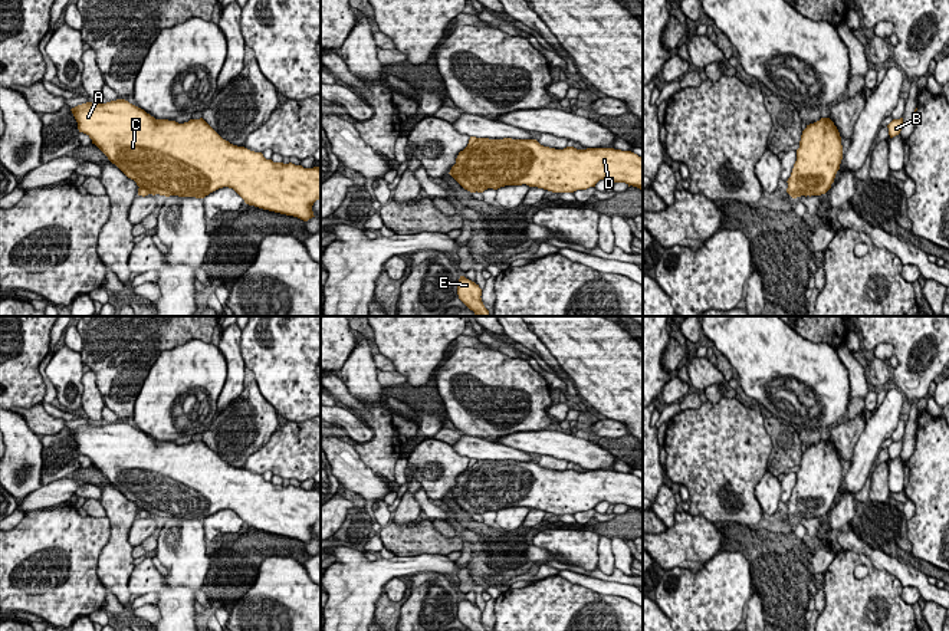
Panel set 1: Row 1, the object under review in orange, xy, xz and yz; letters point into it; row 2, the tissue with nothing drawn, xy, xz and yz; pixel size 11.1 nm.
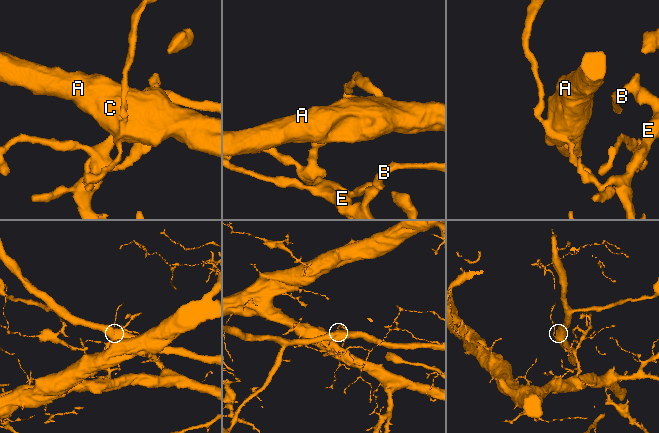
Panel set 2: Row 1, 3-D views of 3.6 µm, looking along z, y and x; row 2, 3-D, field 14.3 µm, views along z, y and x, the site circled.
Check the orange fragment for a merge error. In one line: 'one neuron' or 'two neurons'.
one neuron

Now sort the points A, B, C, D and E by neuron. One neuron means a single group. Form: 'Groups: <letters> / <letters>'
Groups: A B C D E

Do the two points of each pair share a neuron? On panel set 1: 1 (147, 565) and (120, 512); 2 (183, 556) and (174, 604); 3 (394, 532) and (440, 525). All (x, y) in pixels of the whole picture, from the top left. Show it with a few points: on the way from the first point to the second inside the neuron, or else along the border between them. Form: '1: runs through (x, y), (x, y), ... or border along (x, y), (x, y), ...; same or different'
1: border along (135, 565), (128, 581), (130, 594); different
2: runs through (183, 568), (179, 592); same
3: border along (430, 521), (443, 535), (455, 536); different

